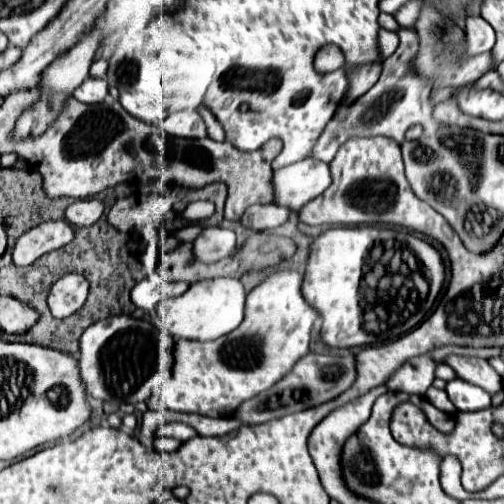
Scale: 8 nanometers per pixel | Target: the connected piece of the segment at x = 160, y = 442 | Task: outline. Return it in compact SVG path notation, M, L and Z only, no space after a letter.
M157 437L155 439L155 449L157 451L177 451L179 449L179 439L171 439L171 437Z

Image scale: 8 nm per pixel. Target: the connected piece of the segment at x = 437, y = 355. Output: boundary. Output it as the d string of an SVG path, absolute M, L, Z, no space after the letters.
M443 345L437 347L435 351L429 351L429 355L417 355L415 359L403 363L391 379L387 379L387 389L389 391L405 391L405 393L415 393L415 395L425 395L425 391L431 387L435 379L435 367L449 355L449 353L461 353L461 355L475 355L489 359L493 355L499 355L501 351L497 347L459 347L459 345Z

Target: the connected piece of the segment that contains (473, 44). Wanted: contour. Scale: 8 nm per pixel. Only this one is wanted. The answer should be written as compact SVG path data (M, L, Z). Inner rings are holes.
M479 15L467 17L467 53L479 55L483 51L491 51L495 45L493 27Z

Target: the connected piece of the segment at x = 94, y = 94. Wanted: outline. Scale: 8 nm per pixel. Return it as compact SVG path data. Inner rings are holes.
M87 77L75 91L73 97L81 103L101 103L107 97L107 81L105 79L95 79L95 77Z

